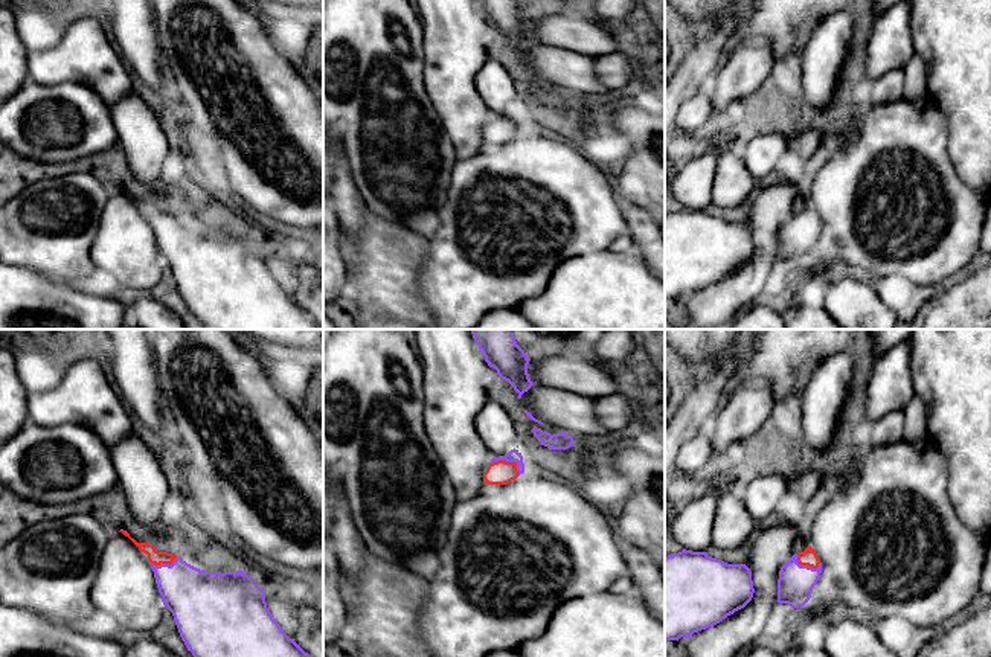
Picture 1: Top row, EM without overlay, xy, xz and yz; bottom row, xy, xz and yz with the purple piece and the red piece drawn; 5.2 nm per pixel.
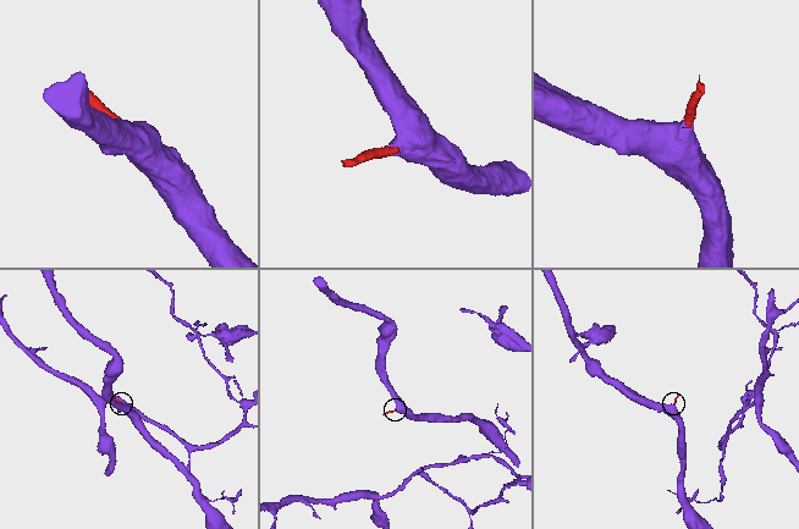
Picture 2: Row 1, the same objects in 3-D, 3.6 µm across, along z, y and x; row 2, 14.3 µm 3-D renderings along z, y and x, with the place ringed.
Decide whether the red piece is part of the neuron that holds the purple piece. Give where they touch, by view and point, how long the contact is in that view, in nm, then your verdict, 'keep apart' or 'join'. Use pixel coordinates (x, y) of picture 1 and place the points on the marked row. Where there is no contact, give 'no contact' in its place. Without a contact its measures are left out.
xz (508, 461) | 170 nm | join

